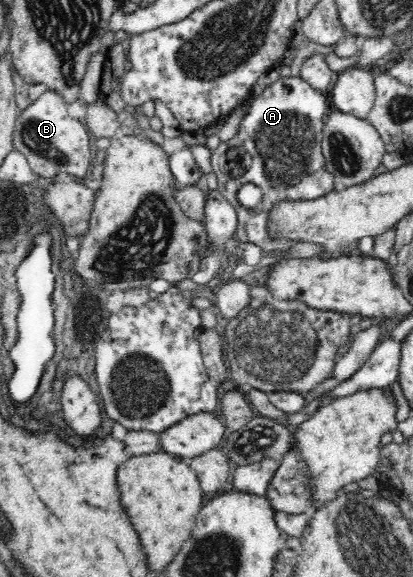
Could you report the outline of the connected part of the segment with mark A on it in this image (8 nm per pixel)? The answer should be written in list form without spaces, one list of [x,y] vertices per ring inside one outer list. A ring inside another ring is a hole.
[[[290,76],[280,77],[263,93],[252,100],[245,116],[240,123],[238,133],[220,145],[212,153],[211,167],[219,183],[218,191],[233,205],[237,213],[236,242],[253,242],[261,246],[263,252],[285,250],[297,244],[287,237],[271,239],[267,235],[267,216],[271,208],[279,200],[309,201],[321,198],[334,190],[333,175],[326,169],[325,157],[322,153],[323,126],[330,110],[328,94],[313,88],[303,78]],[[246,184],[254,184],[262,190],[262,200],[253,208],[246,208],[237,200],[237,192]]]

